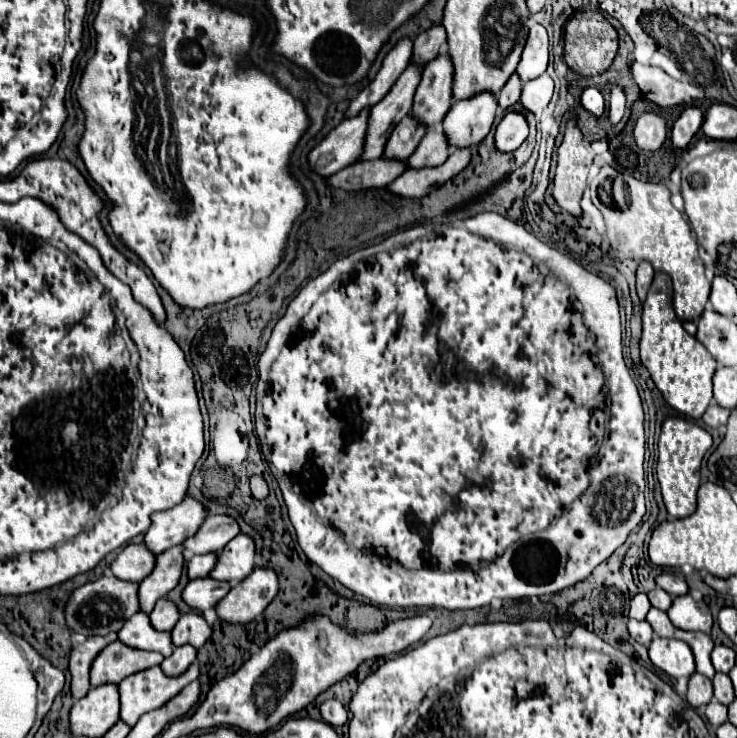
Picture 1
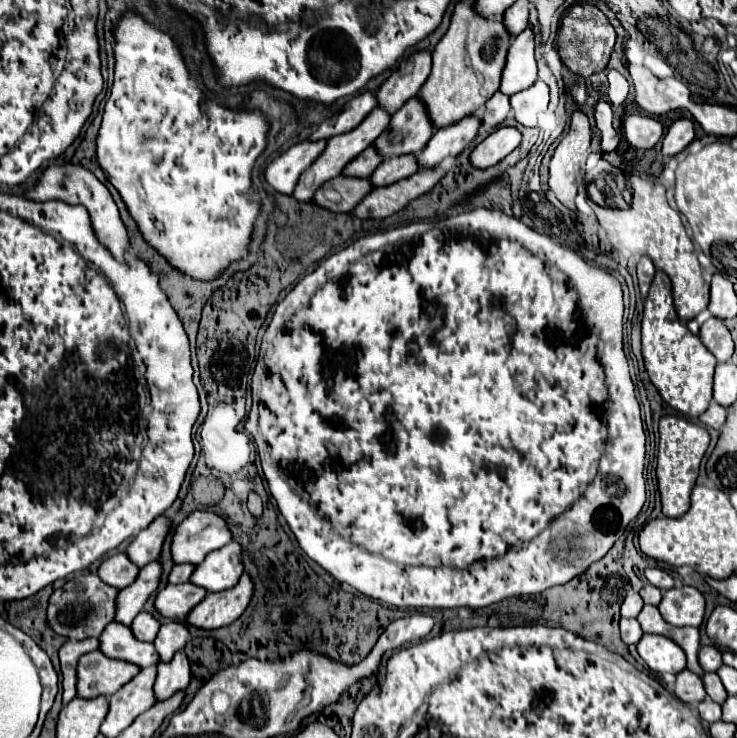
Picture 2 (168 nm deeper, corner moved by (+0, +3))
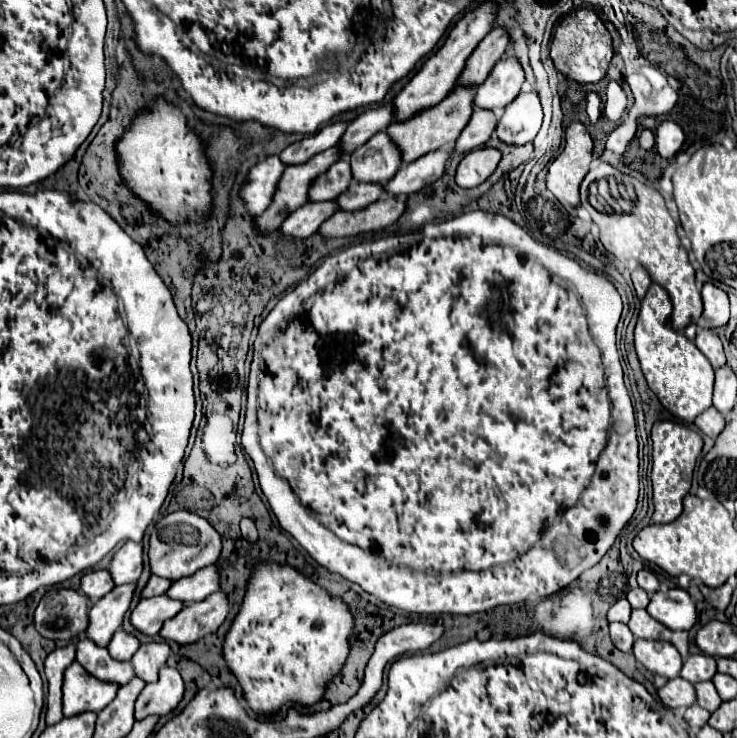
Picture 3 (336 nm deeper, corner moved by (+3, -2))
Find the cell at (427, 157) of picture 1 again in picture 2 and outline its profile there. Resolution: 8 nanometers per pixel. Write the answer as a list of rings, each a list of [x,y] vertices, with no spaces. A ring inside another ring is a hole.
[[[407,154],[407,156],[399,156],[399,158],[389,158],[385,160],[371,176],[369,176],[369,182],[373,182],[373,188],[379,188],[379,186],[389,186],[389,184],[395,184],[411,174],[417,172],[417,160],[413,154]]]

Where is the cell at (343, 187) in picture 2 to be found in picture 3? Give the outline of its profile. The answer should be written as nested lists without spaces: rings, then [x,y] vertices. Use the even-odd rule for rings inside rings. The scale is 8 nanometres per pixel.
[[[334,199],[332,201],[308,201],[286,217],[286,221],[280,225],[280,231],[292,237],[308,237],[316,233],[318,227],[326,219],[330,219],[338,209],[340,207]]]

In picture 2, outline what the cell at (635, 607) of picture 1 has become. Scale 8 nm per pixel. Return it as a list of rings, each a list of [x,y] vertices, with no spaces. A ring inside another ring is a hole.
[[[639,594],[625,596],[625,600],[621,604],[621,616],[623,618],[637,618],[637,614],[641,612],[641,606],[643,606],[643,600]]]

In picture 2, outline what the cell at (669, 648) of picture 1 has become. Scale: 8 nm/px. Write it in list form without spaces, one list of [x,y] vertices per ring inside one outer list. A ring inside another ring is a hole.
[[[643,634],[637,644],[637,652],[645,660],[645,664],[657,674],[677,674],[685,670],[687,664],[685,652],[671,638],[661,635]]]

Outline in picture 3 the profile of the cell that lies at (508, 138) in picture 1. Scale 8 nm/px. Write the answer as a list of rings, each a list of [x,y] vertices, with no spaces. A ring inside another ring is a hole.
[[[478,147],[478,149],[466,153],[458,165],[456,183],[464,189],[480,185],[494,173],[500,157],[502,157],[502,153],[494,147]]]

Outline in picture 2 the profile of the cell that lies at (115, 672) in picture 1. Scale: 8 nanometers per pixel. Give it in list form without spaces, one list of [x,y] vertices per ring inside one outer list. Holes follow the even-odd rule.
[[[99,650],[89,652],[77,664],[77,698],[113,696],[123,684],[133,680],[137,666],[121,660],[111,660]]]

